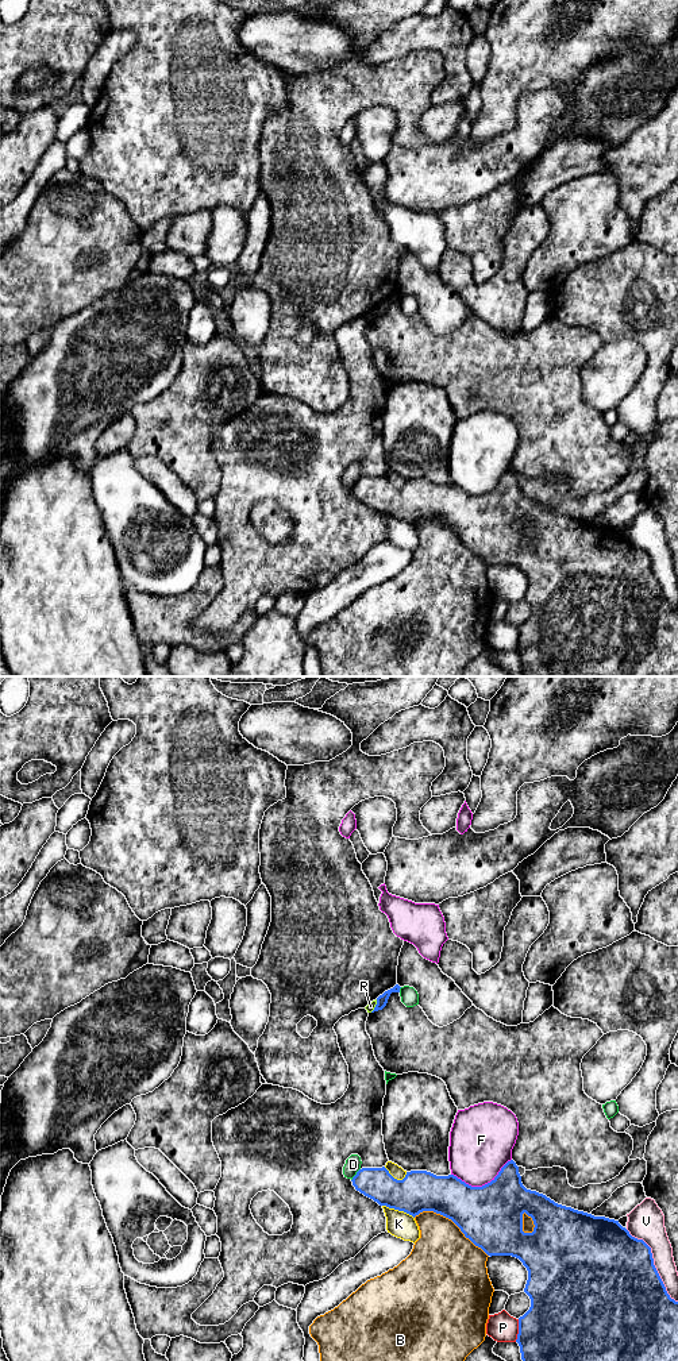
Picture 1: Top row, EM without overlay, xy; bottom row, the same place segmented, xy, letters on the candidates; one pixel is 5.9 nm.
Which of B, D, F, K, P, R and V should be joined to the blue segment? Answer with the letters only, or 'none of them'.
none of them

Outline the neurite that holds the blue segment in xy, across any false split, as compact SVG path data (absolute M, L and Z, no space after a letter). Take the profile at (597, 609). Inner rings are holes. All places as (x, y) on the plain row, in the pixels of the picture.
M513 469L508 470L498 483L482 496L471 496L454 483L436 485L427 479L407 481L402 489L394 487L389 479L382 477L362 477L353 486L353 494L365 505L373 508L380 514L386 514L404 520L413 527L423 520L434 520L451 528L475 555L488 564L512 564L519 567L528 579L528 589L524 601L531 608L529 618L519 626L519 643L516 651L520 655L523 674L525 676L678 676L678 610L670 606L666 595L654 574L651 556L643 550L632 545L619 529L574 518L555 512L550 506L536 500L527 498L521 491L519 475ZM523 523L533 529L533 540L523 540Z

